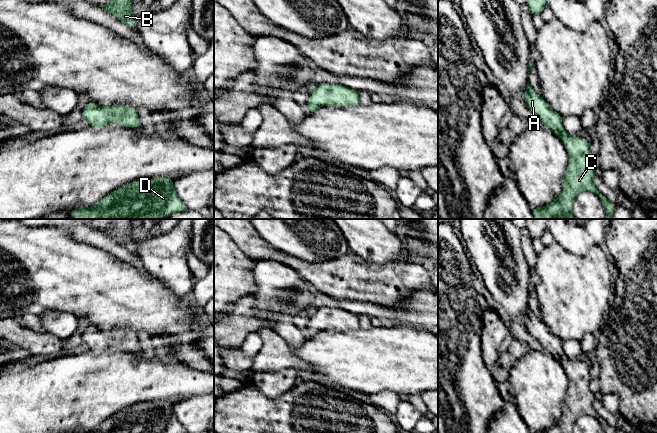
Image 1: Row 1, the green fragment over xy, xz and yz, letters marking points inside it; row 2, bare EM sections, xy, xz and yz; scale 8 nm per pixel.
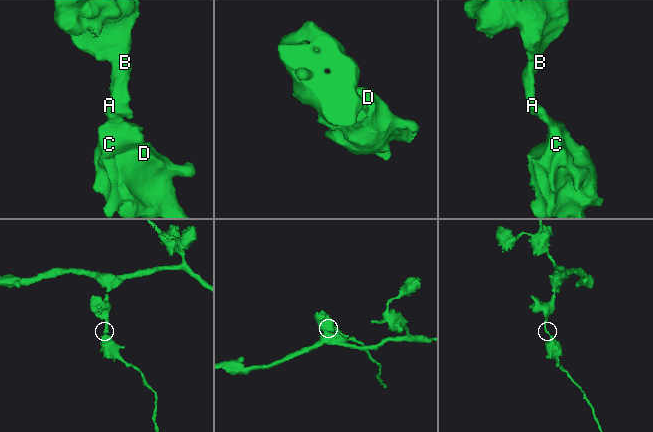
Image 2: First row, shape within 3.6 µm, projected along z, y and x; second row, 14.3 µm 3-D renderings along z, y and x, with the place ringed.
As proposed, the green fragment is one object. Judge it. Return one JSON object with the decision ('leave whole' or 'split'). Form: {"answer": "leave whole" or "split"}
{"answer": "leave whole"}

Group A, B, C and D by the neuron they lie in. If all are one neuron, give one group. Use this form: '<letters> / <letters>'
A B C D

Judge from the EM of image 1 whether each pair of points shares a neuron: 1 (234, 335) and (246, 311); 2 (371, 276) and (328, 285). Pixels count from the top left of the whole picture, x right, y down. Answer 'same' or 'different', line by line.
1: same
2: same

